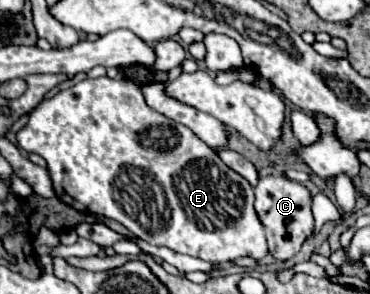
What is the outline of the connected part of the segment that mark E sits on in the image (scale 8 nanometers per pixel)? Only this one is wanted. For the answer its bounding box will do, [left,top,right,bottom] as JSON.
[16,76,268,264]

